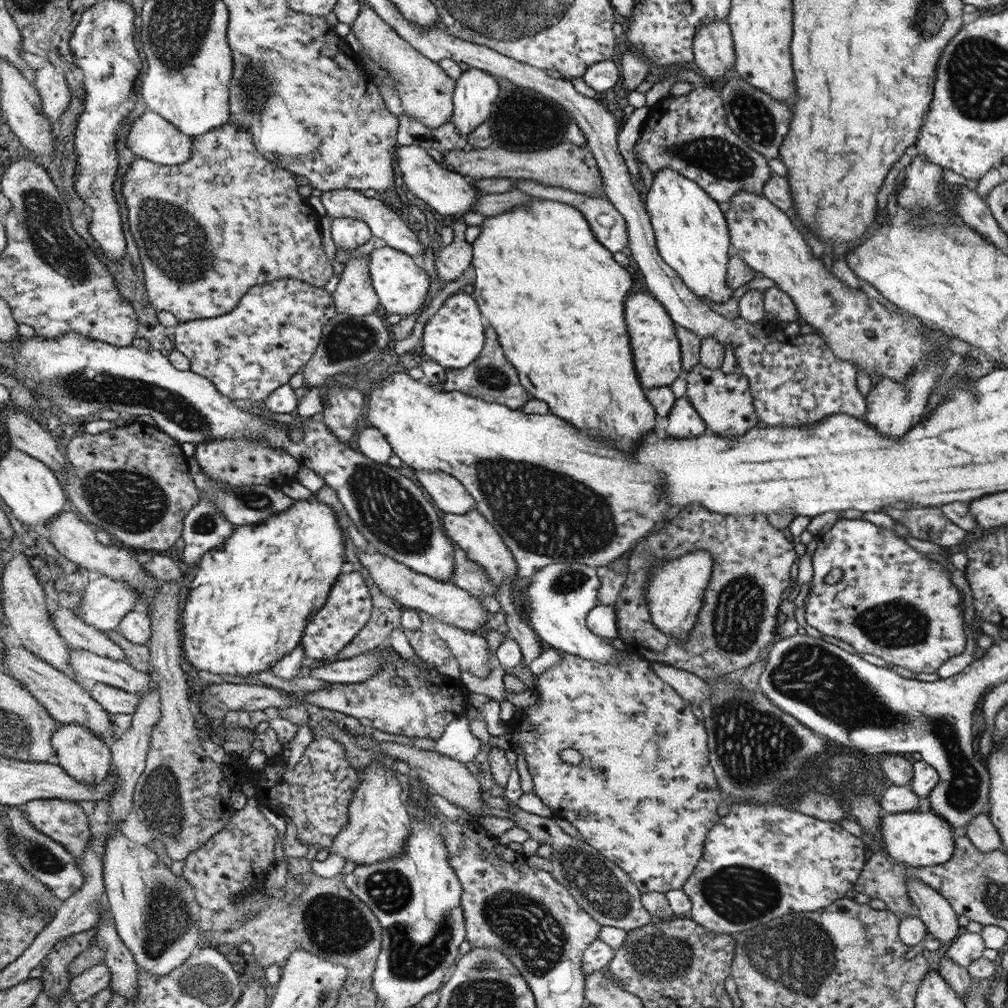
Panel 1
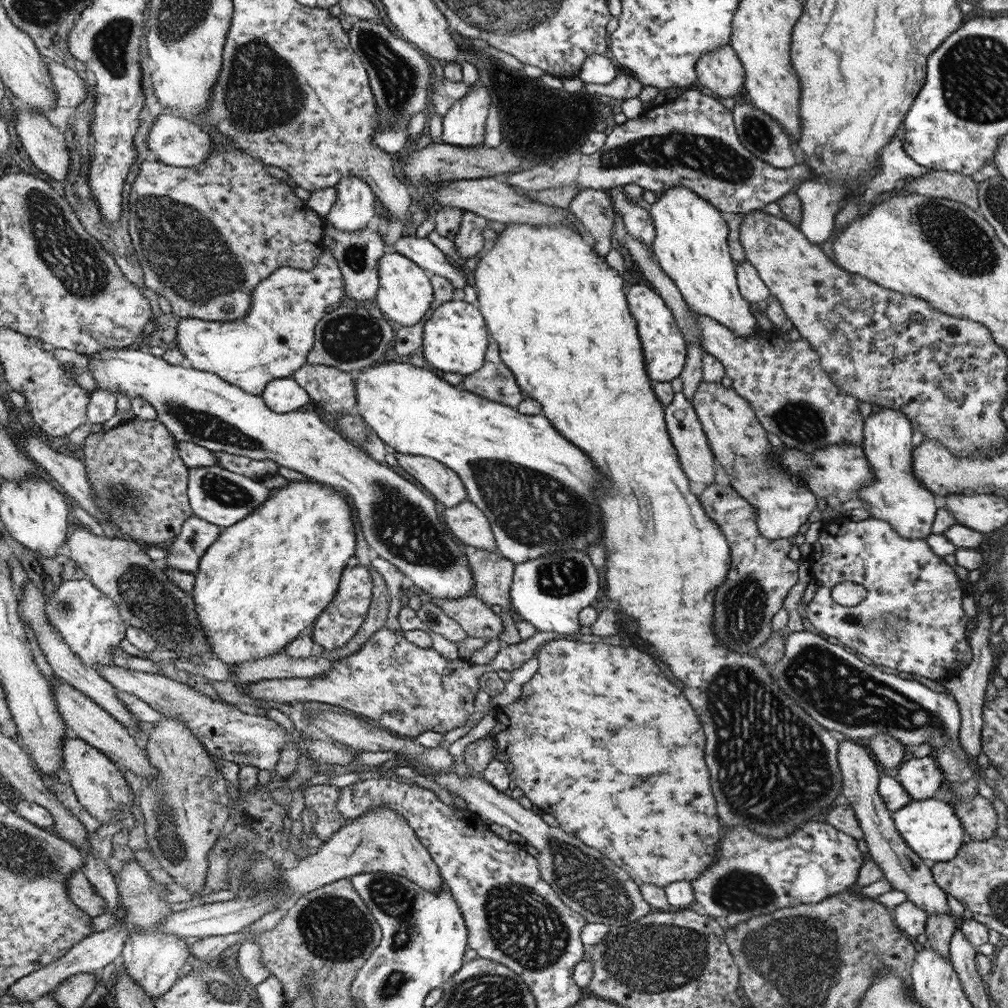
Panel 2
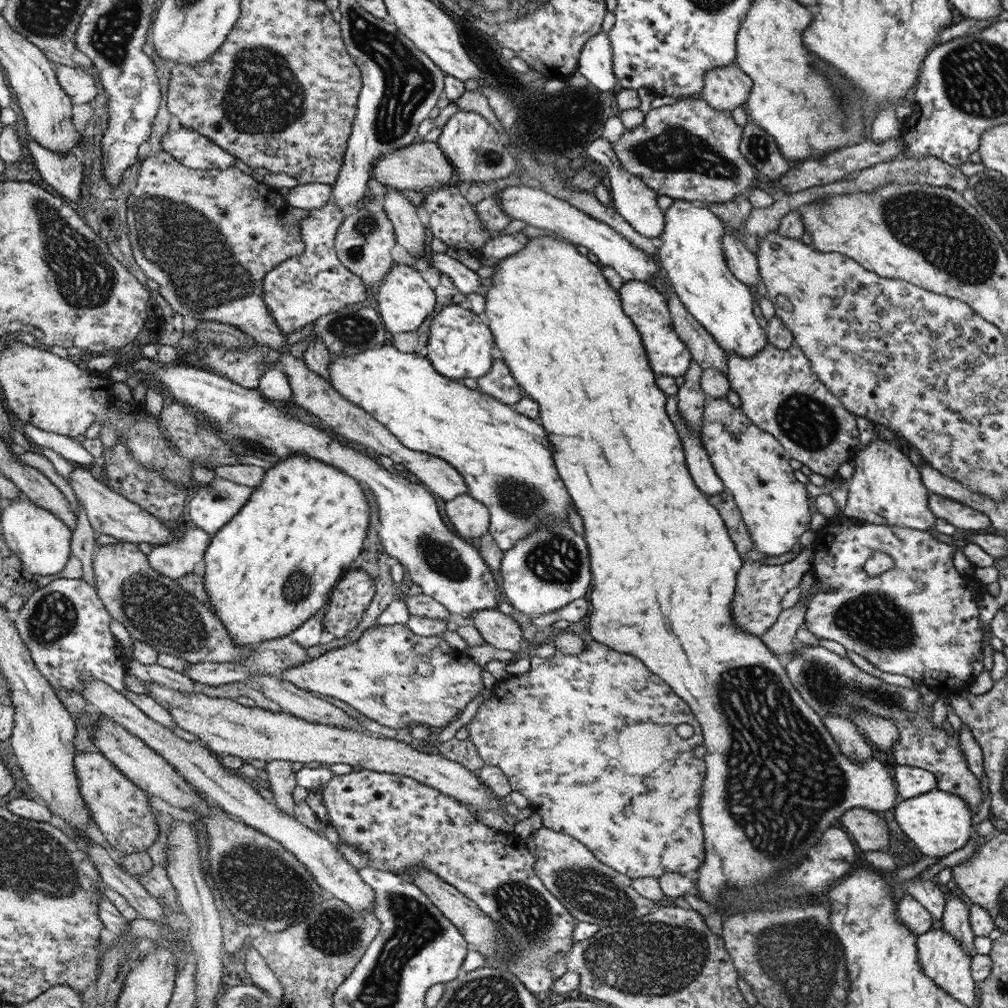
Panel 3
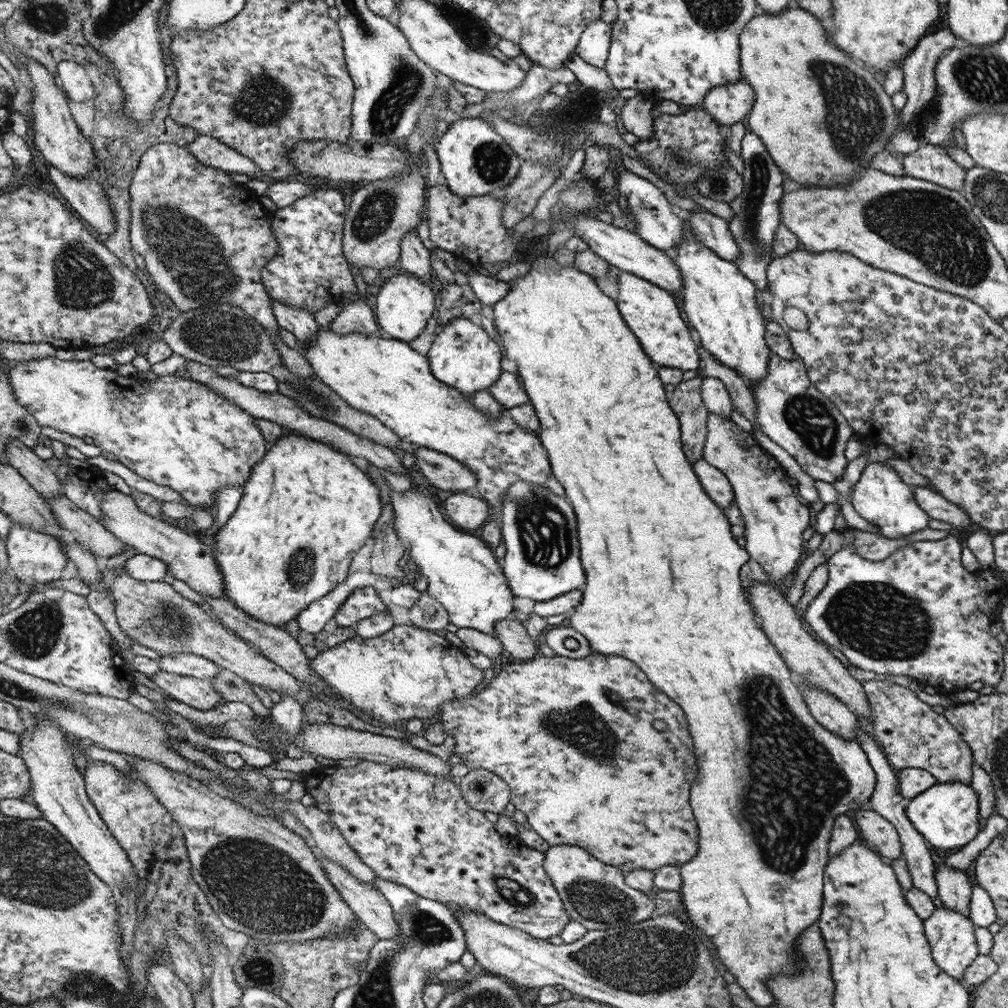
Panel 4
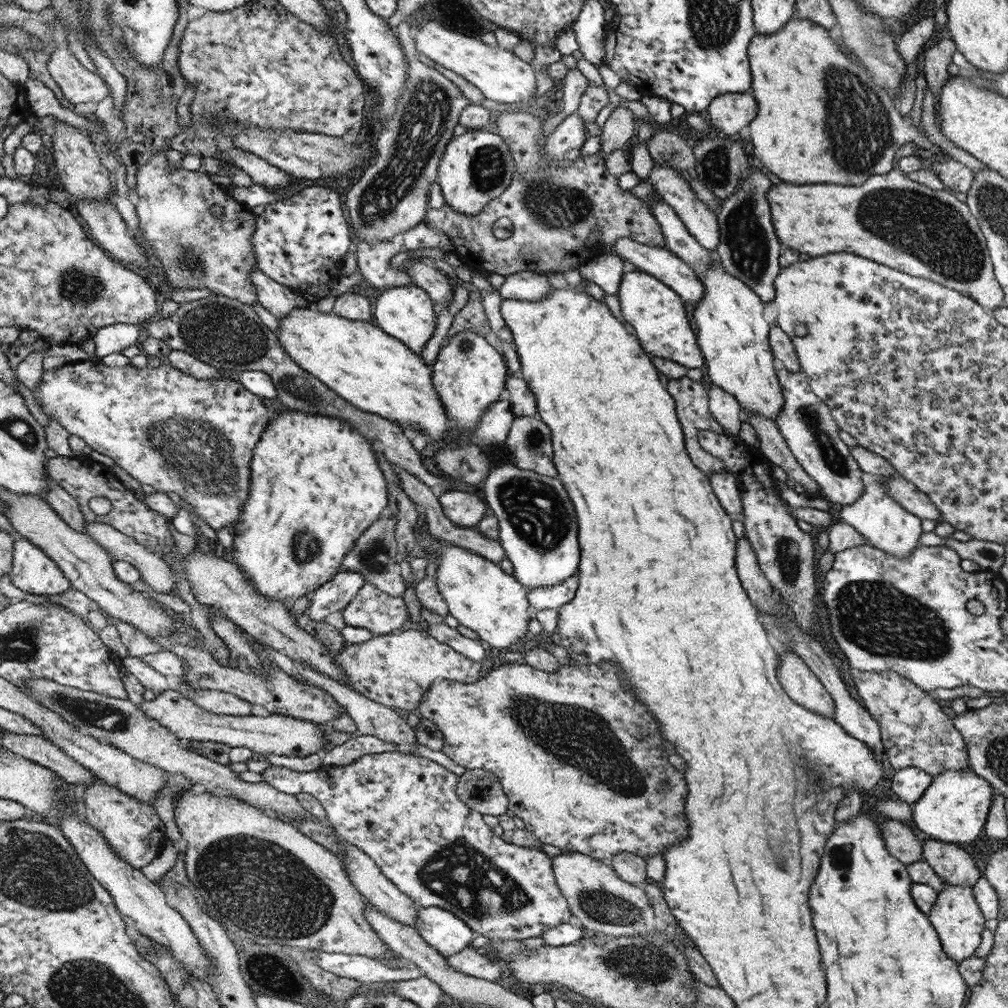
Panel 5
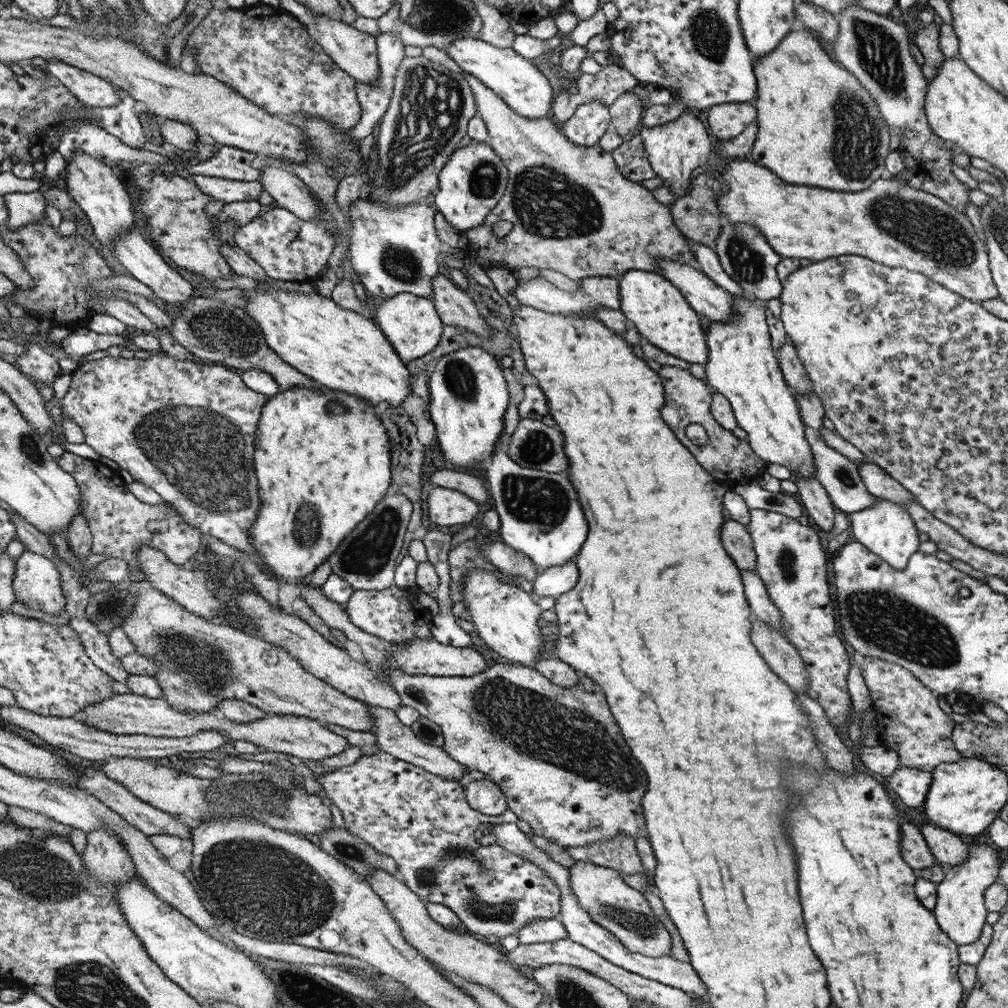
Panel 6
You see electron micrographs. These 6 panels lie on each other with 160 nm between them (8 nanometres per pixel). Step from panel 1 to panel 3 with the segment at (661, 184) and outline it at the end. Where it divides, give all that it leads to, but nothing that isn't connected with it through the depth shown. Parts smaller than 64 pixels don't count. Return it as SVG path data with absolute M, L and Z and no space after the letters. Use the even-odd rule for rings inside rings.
M675 200L666 210L665 225L657 257L686 310L726 351L750 358L769 342L766 328L760 327L754 290L734 277L723 253L724 222L705 205Z

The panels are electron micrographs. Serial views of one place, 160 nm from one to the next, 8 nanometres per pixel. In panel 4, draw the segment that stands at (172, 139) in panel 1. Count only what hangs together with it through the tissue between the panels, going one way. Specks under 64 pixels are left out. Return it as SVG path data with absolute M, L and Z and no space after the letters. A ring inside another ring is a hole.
M198 135L194 142L188 144L186 150L197 158L198 163L228 174L242 174L255 179L258 172L262 171L248 156L226 144L221 144L214 137Z

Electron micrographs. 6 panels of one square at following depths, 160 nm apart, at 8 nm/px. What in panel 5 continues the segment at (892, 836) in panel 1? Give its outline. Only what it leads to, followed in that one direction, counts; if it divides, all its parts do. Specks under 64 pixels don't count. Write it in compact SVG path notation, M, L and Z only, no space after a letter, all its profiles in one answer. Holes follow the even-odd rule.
M947 770L933 777L930 786L912 805L913 820L916 826L930 838L942 842L965 843L976 840L985 830L986 819L991 800L996 790L979 774L968 773L968 770Z

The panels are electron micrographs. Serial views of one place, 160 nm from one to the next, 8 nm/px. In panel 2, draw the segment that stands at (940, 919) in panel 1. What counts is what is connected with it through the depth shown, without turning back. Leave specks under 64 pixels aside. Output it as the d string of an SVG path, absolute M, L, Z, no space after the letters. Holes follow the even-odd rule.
M837 736L838 762L843 778L842 793L848 799L848 804L854 809L860 828L863 830L863 838L868 846L868 858L878 863L882 869L883 878L891 882L892 888L906 893L907 900L913 902L918 908L927 912L947 912L952 914L946 894L938 887L933 879L931 868L924 864L920 858L897 832L893 817L879 795L878 768L872 759L871 752L867 747L854 742L849 738Z

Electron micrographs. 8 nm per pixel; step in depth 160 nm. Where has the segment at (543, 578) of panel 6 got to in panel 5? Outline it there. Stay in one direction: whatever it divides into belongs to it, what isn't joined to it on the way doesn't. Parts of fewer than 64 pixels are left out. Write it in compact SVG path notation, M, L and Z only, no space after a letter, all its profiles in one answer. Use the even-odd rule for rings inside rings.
M579 576L566 579L564 583L556 586L542 586L531 589L529 594L530 604L535 611L544 611L549 608L564 607L577 594L577 588L580 586Z

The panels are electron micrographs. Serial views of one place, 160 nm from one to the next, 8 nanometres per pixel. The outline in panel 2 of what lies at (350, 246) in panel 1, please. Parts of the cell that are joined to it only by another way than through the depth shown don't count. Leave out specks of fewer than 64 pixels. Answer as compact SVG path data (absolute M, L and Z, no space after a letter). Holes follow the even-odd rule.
M346 177L335 189L338 199L326 214L327 222L342 232L358 232L367 228L378 210L378 201L369 182L362 177Z

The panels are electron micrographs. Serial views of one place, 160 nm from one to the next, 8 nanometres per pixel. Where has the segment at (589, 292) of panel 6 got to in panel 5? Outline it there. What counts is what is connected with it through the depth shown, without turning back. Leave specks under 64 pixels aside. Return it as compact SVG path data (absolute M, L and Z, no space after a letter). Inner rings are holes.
M594 254L578 268L582 278L598 284L605 293L617 295L627 268L621 257ZM531 271L510 274L501 285L499 294L503 299L539 301L554 287L545 274Z

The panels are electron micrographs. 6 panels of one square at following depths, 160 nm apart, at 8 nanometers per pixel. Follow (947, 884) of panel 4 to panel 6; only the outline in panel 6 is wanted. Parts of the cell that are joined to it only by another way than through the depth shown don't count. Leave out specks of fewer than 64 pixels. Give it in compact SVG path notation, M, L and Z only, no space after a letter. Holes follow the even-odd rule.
M929 823L922 826L921 833L935 860L945 869L966 862L969 846L965 838Z

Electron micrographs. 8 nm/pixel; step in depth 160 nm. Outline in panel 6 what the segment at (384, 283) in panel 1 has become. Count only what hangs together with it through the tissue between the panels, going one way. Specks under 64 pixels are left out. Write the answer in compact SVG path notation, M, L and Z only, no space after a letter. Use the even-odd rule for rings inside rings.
M401 292L392 299L380 300L374 311L375 321L397 349L403 361L414 360L436 348L442 336L442 319L434 310L433 299L420 298L411 292Z

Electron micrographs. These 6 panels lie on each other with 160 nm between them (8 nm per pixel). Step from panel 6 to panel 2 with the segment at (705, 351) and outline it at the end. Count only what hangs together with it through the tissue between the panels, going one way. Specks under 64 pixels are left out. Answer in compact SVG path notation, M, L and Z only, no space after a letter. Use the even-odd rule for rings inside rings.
M634 284L628 290L630 296L630 312L638 316L637 328L642 328L643 351L646 352L646 369L652 382L671 382L679 377L685 368L688 356L688 344L679 328L673 311L664 304L665 299L648 285Z

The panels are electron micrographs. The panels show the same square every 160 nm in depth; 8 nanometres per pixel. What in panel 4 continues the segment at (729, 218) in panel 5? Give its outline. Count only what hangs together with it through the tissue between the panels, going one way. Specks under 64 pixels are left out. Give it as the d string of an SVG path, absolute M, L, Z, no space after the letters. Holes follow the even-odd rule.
M749 132L742 138L741 157L745 166L743 175L745 187L740 197L728 203L730 210L734 212L734 216L728 220L729 229L741 252L741 256L733 264L761 291L768 284L767 270L774 256L774 253L768 251L773 246L773 238L782 219L779 208L784 196L782 172L768 154L762 140Z

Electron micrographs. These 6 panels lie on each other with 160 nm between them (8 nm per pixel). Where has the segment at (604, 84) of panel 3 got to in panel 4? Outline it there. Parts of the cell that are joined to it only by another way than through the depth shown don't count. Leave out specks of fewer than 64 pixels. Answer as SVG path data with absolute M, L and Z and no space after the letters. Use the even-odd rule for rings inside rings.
M593 22L584 34L576 48L576 54L592 66L597 66L605 70L605 64L608 62L606 56L608 48L612 43L612 24L604 22Z

